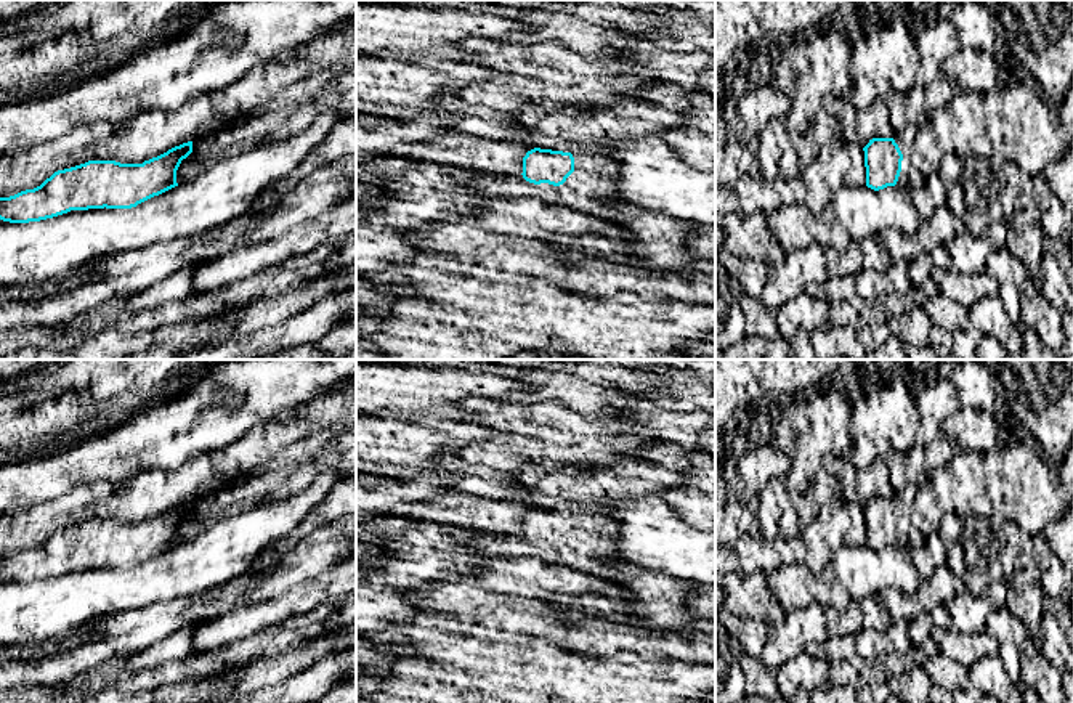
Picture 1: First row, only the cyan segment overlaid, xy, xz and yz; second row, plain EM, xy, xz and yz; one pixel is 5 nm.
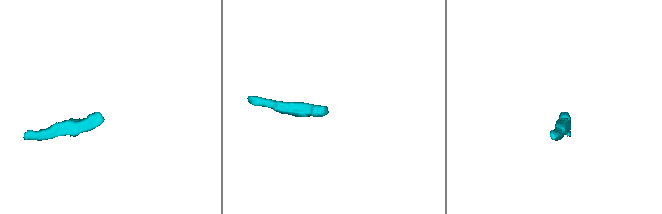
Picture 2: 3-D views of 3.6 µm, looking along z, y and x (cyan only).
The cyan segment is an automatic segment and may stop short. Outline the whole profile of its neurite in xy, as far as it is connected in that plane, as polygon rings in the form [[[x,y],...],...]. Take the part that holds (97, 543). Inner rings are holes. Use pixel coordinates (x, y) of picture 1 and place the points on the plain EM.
[[[188,501],[143,523],[88,520],[58,530],[34,549],[0,557],[0,579],[29,583],[71,570],[136,567],[178,546],[176,530],[191,512]]]

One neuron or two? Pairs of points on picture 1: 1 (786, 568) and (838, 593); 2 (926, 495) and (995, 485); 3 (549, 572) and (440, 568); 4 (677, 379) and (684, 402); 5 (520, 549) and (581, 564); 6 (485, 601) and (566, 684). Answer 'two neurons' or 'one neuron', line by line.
1: one neuron
2: one neuron
3: two neurons
4: one neuron
5: one neuron
6: one neuron

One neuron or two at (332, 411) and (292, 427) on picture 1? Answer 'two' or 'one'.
one

